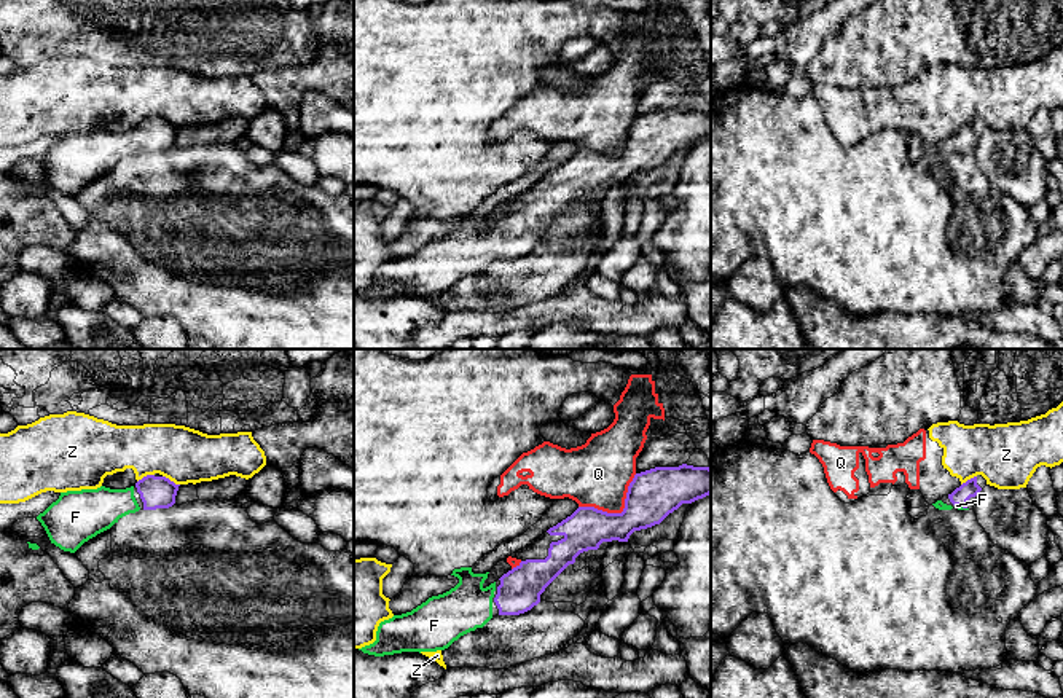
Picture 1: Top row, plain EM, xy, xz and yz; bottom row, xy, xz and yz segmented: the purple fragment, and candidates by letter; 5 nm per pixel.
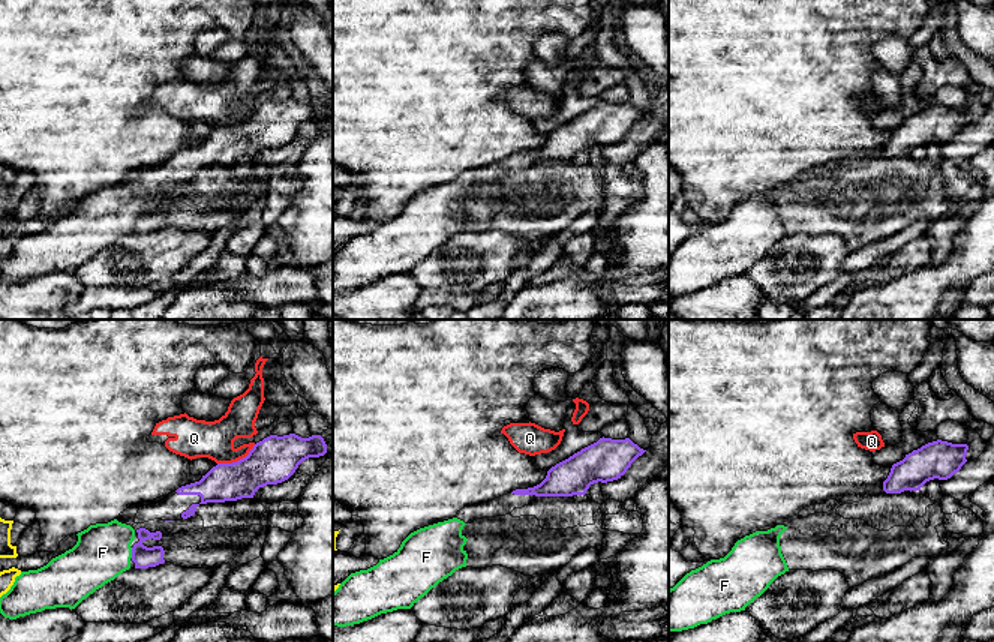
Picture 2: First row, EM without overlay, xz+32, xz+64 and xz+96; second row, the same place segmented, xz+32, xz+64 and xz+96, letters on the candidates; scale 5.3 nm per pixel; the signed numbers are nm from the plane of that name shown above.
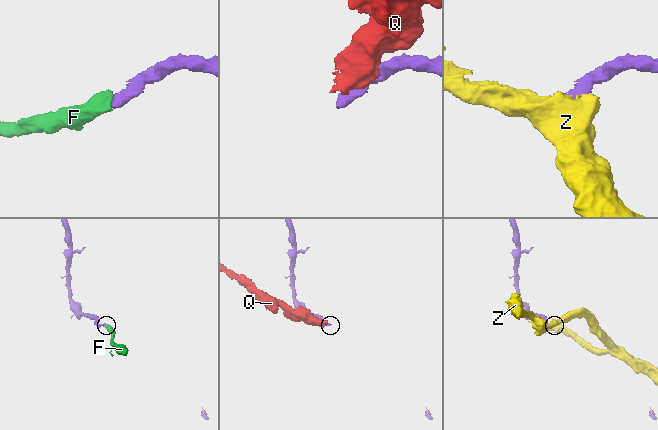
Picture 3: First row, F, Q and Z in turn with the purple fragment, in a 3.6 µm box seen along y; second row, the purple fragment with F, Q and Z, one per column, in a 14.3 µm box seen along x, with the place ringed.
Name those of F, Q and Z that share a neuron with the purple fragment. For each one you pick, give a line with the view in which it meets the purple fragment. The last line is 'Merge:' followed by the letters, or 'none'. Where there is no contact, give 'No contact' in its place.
F: Touches purple in yz
Merge: F

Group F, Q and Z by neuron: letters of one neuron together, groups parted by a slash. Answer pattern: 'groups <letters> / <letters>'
groups F / Q Z

